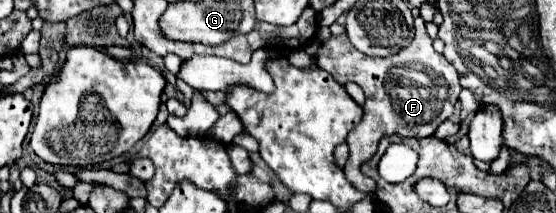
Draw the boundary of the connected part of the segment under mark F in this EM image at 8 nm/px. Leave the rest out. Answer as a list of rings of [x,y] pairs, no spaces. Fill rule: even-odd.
[[[421,16],[415,18],[415,38],[413,42],[399,50],[399,54],[391,54],[385,58],[371,58],[355,50],[355,46],[349,42],[347,34],[331,36],[329,40],[321,42],[319,52],[315,54],[315,64],[329,72],[339,84],[355,82],[365,92],[365,104],[363,104],[363,118],[355,130],[347,136],[349,144],[349,160],[345,164],[345,174],[355,188],[363,190],[365,194],[375,192],[375,182],[361,174],[361,164],[369,162],[377,150],[377,144],[383,136],[433,136],[437,126],[447,120],[453,114],[453,106],[459,98],[461,84],[459,74],[451,62],[447,62],[441,54],[433,50],[431,38],[425,32],[425,22]],[[409,78],[431,78],[429,86],[413,86],[409,84]]]

